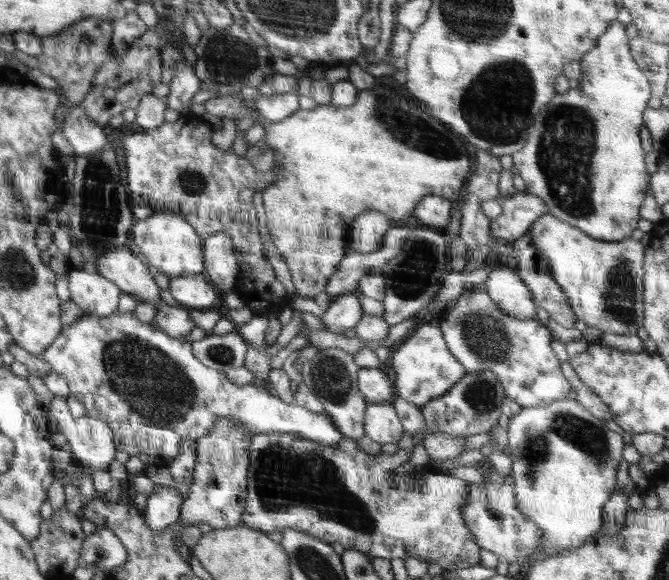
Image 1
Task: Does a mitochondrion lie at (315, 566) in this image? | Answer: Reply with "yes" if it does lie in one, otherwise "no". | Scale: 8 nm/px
yes

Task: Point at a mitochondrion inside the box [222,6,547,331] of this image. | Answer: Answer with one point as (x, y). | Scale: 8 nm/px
(496, 106)

